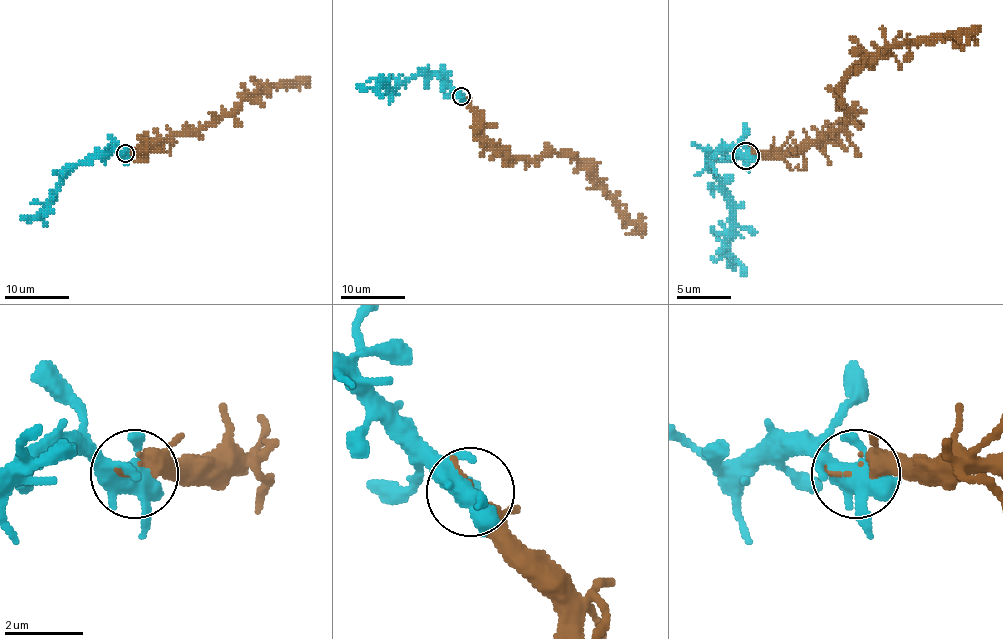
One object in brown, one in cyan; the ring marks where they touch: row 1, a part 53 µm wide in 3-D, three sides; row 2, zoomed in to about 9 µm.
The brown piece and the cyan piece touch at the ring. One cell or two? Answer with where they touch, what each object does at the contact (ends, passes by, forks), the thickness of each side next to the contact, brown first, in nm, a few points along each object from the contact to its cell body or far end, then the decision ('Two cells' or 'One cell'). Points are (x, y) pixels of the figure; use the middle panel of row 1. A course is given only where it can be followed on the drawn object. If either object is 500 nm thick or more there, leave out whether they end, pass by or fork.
Place: (461, 96). At the ring brown ends. At the ring cyan forks. Thickness 220 nm (brown) against 440 nm. Course of brown: (461, 95), (476, 118), (477, 131), (510, 155), (542, 158), (549, 153), (570, 153), (636, 228), (628, 234). Course of cyan: (461, 97), (435, 76), (414, 76), (398, 87), (358, 89). One cell

